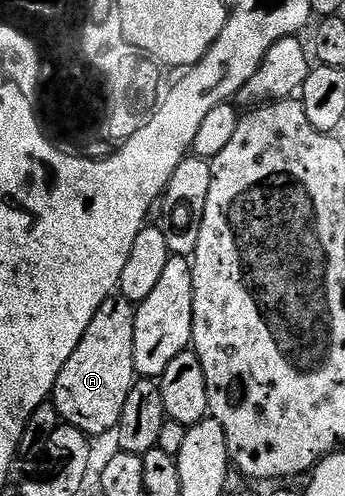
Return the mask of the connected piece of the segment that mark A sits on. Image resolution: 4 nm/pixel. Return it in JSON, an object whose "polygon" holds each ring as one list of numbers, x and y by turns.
{"polygon":[[113,295,98,307,98,315,90,319,82,343,74,347,74,355,66,359,62,371,52,388,51,403,56,406,59,420,65,425,78,427,78,431,96,439,99,433,111,434,117,428,126,397,138,380,134,367,134,319,133,302]]}

